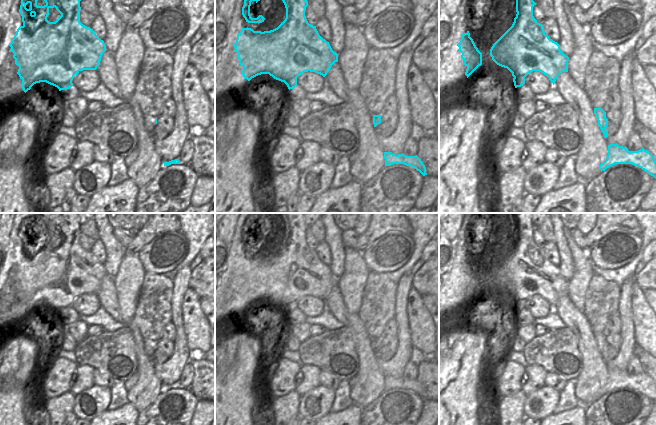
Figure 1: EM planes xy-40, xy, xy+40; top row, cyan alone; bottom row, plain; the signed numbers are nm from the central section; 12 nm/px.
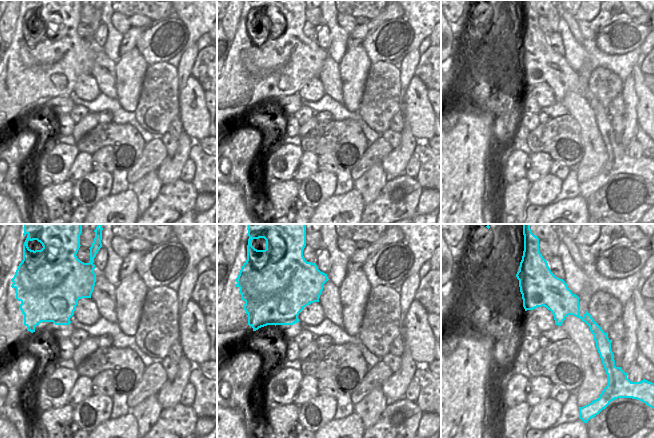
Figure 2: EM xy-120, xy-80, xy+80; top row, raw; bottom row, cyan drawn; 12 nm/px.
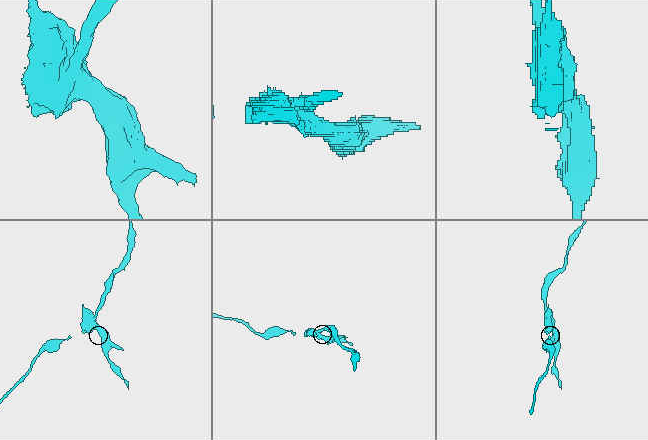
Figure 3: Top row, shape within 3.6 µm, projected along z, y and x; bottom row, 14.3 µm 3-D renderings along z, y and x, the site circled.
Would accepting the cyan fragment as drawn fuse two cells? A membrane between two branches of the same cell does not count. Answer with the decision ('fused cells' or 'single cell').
fused cells

